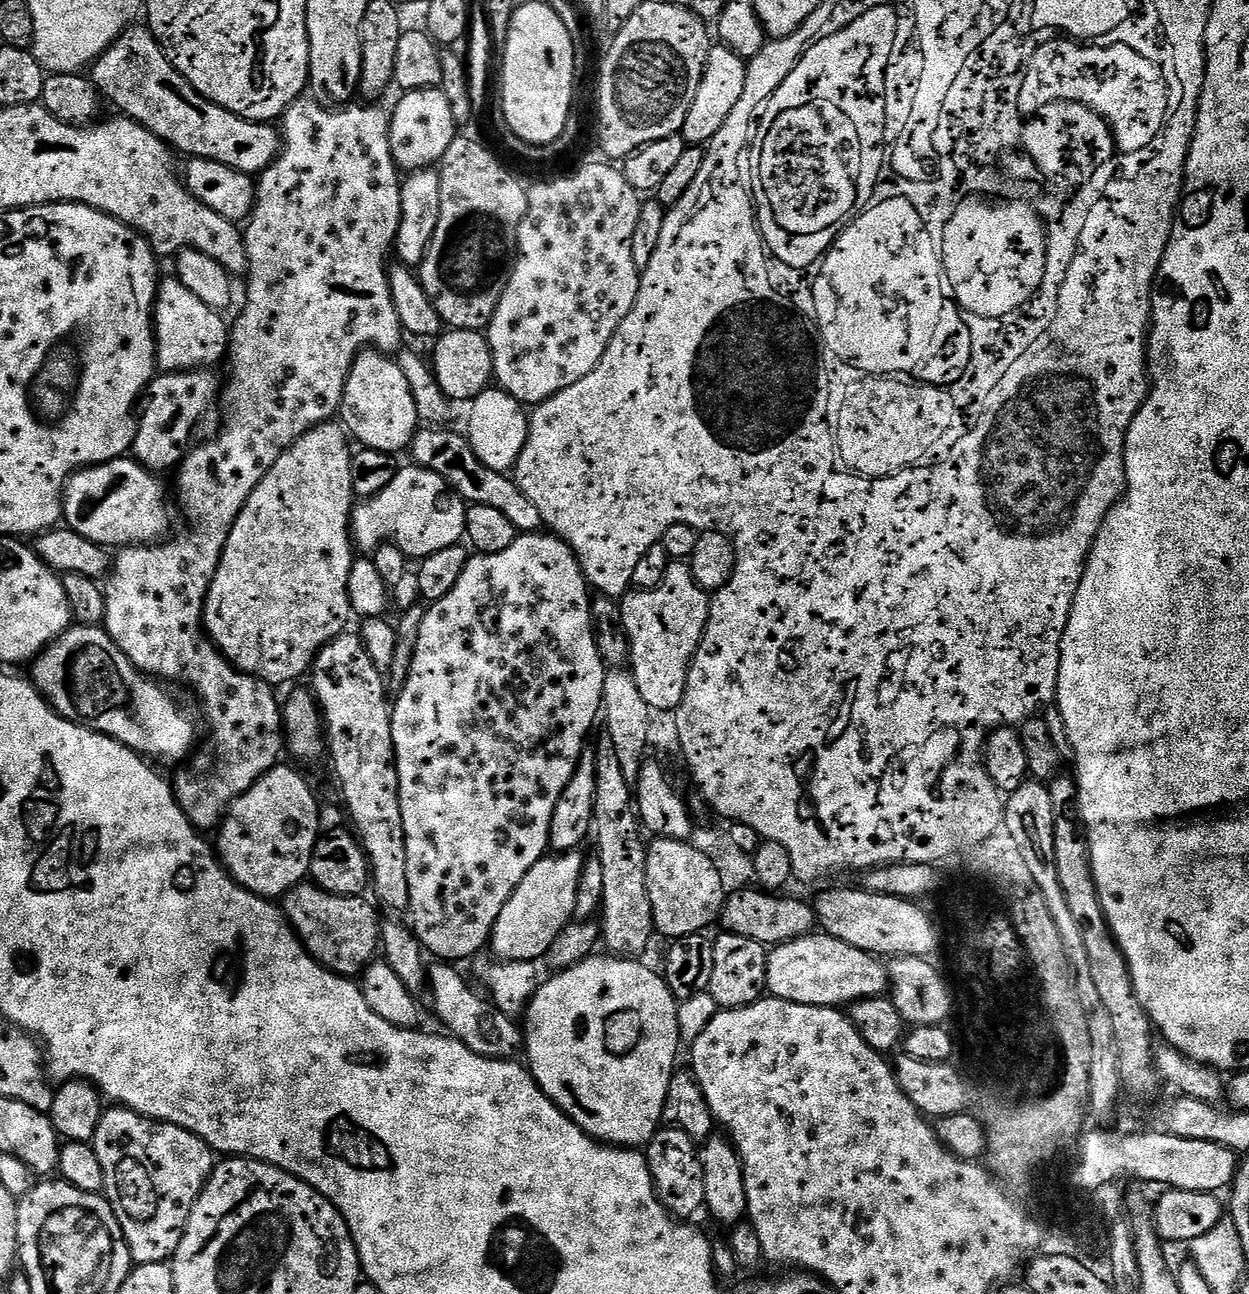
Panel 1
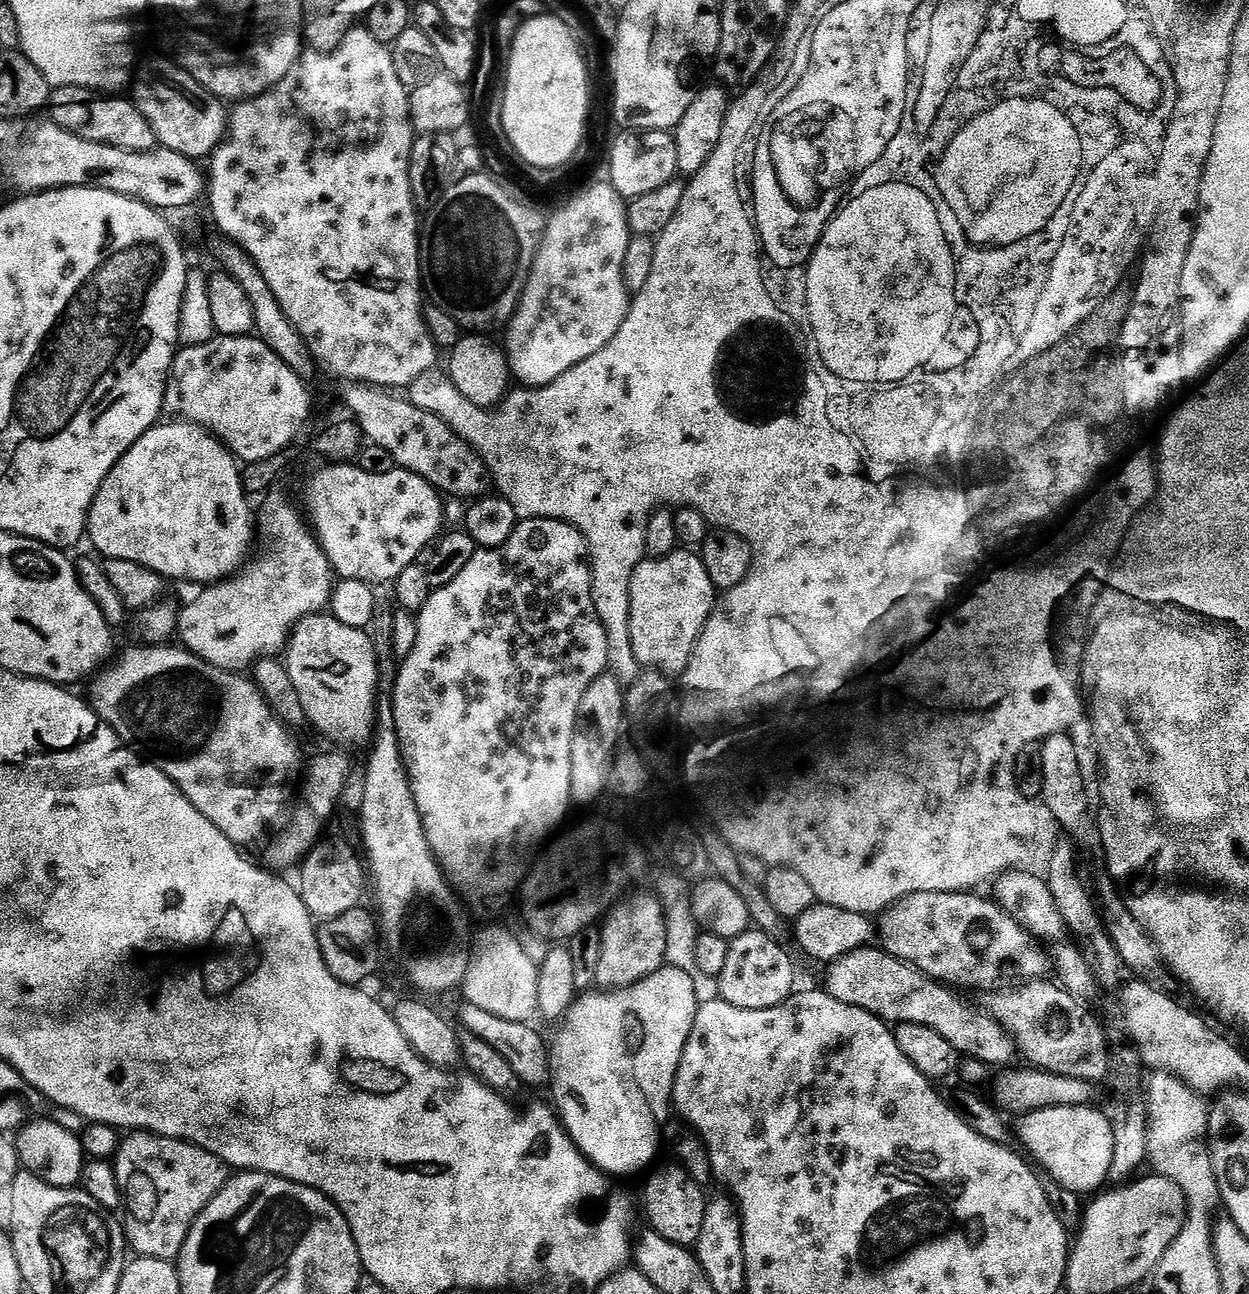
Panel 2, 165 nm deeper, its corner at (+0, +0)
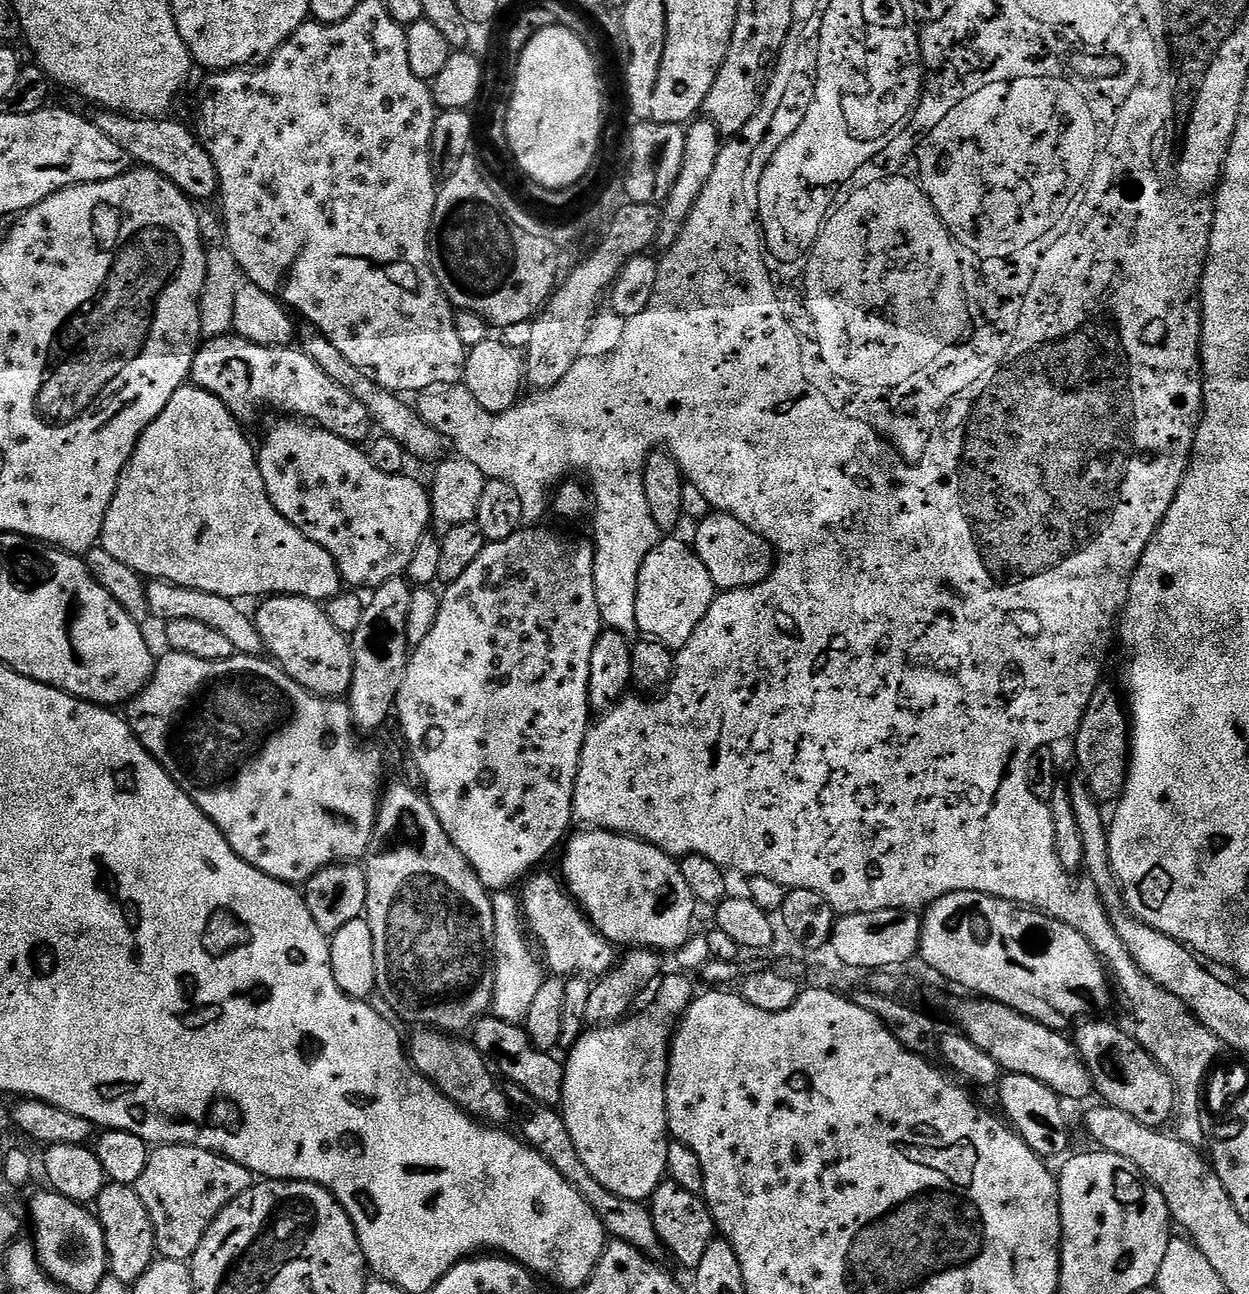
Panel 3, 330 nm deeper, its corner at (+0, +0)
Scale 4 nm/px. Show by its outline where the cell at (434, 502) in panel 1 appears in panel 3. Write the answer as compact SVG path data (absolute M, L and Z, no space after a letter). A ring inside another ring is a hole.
M276 418L276 421L269 426L268 433L264 436L264 445L259 445L258 459L260 469L262 470L262 482L266 486L266 494L270 498L270 502L278 510L278 514L282 514L282 518L286 518L286 522L290 522L295 528L302 530L302 534L306 534L306 538L310 538L310 542L318 542L318 546L322 546L322 550L326 550L334 557L340 571L341 581L345 585L360 590L363 584L375 586L386 582L390 578L404 576L407 573L410 566L410 558L414 558L414 549L429 531L432 523L429 489L424 484L423 486L420 485L414 477L408 476L409 474L391 476L390 474L382 473L381 470L376 470L368 461L363 447L346 442L342 438L330 434L324 428L311 422L305 422L299 418Z

